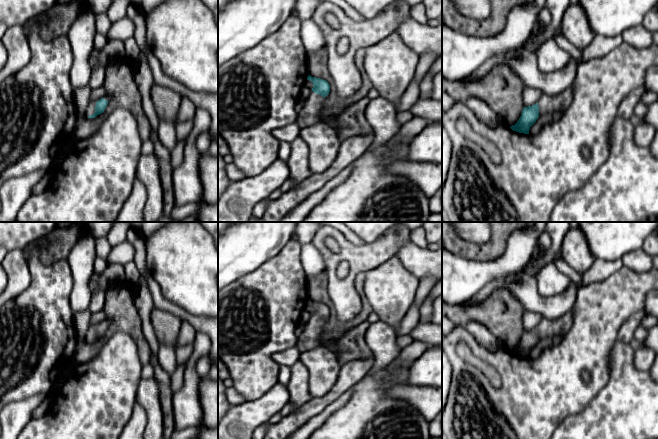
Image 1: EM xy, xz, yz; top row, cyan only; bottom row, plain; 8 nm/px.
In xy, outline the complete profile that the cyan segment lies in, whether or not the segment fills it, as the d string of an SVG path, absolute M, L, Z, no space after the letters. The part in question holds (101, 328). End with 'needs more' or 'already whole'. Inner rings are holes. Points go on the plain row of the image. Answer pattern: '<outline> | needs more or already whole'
M104 319L104 321L98 325L90 325L85 340L88 342L95 342L97 339L104 336L109 325L110 321L108 319Z | needs more

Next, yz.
M573 309L558 319L543 317L536 328L523 332L519 344L510 352L519 357L529 358L530 351L540 339L552 338L555 340L558 336L567 335L572 327L573 319Z | needs more

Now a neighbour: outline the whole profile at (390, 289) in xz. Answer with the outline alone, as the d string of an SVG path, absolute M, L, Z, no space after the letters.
M391 256L366 272L364 293L379 320L396 331L414 303L418 286L419 279L403 266L399 258Z

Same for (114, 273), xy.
M109 264L103 273L93 273L88 283L90 293L101 291L105 294L114 284L125 280L125 269L120 264Z

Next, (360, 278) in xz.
M366 272L359 273L355 278L355 289L358 292L362 300L362 311L350 322L343 326L343 330L349 330L360 323L367 321L368 316L373 312L371 305L369 304L365 293L364 293L364 281L366 277Z

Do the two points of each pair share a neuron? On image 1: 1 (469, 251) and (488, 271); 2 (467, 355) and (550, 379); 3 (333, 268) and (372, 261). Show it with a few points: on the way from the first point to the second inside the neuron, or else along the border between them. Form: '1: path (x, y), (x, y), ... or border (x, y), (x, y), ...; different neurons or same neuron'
1: border (456, 255), (480, 261), (492, 261), (494, 259); different neurons
2: border (464, 342), (476, 356), (486, 361), (498, 374); different neurons
3: path (343, 261), (362, 261); same neuron

